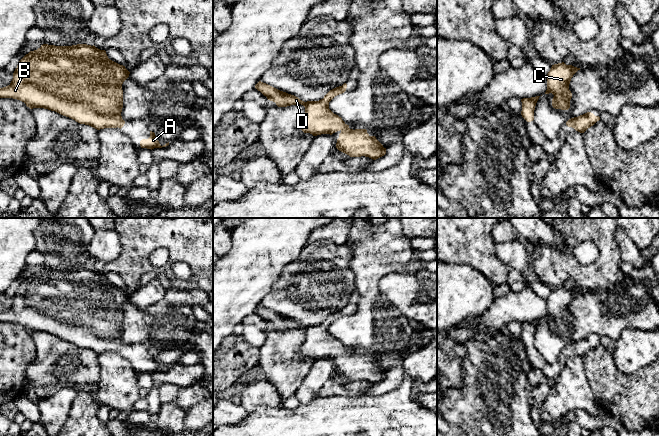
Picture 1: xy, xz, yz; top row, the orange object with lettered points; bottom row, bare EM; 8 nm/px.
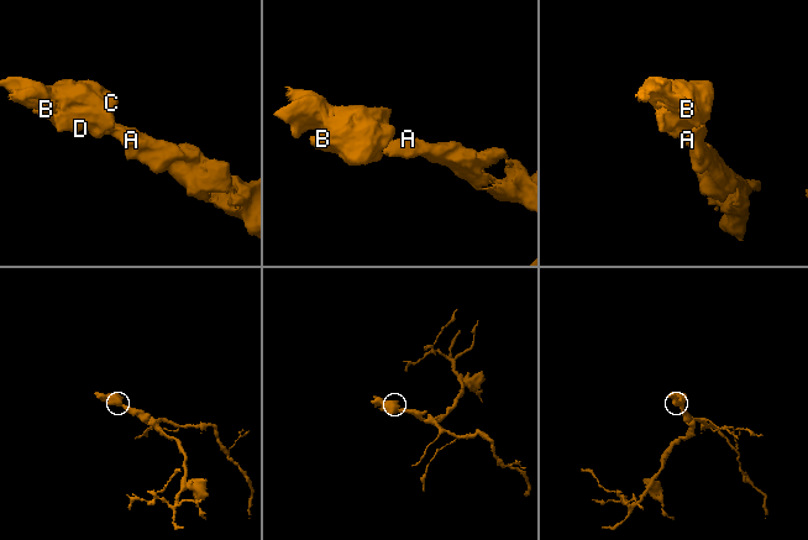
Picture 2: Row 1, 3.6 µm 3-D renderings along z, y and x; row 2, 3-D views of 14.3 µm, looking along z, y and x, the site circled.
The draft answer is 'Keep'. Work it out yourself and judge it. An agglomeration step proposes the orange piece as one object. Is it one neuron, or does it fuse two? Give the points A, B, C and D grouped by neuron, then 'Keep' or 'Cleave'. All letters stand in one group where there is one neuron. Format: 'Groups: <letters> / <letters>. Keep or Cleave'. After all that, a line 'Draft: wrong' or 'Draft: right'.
Groups: A B C D. Keep
Draft: right

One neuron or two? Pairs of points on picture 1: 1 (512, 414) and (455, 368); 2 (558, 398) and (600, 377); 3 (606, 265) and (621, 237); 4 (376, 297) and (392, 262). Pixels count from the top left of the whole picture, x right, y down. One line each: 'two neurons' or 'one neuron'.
1: two neurons
2: two neurons
3: two neurons
4: one neuron

